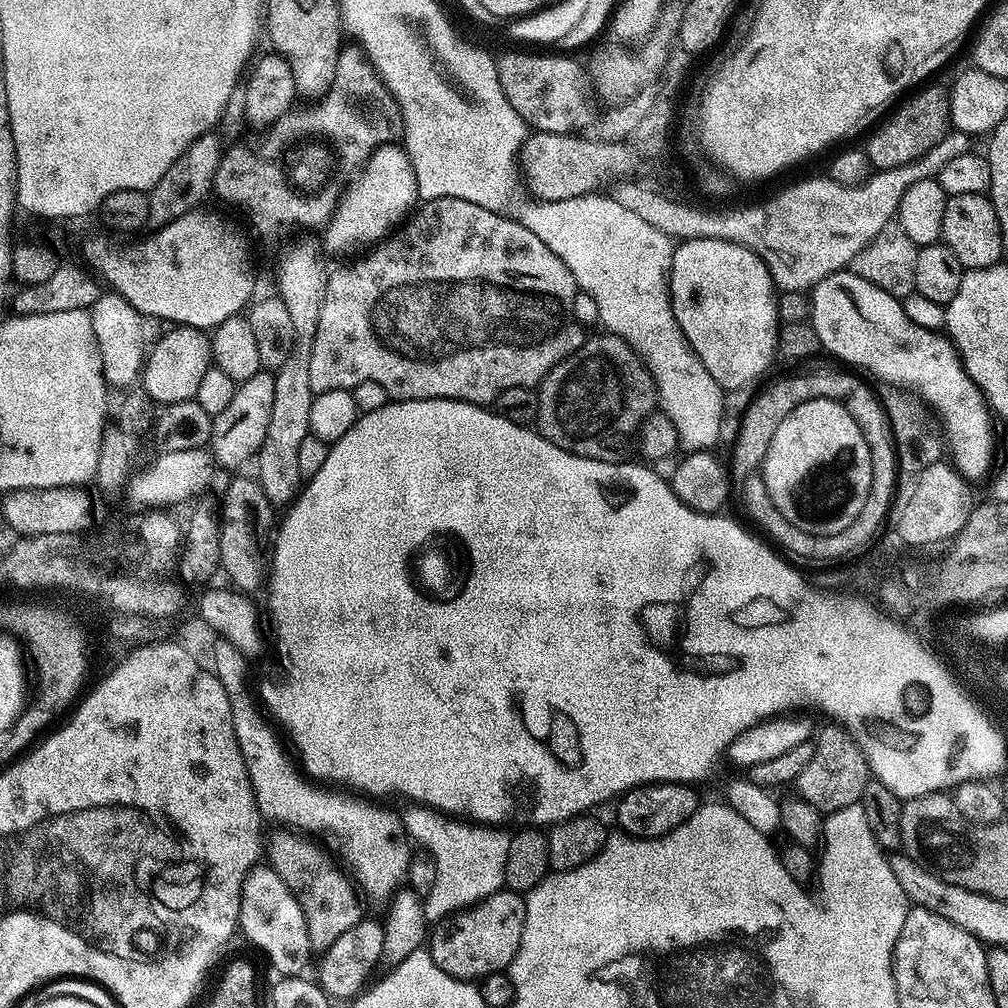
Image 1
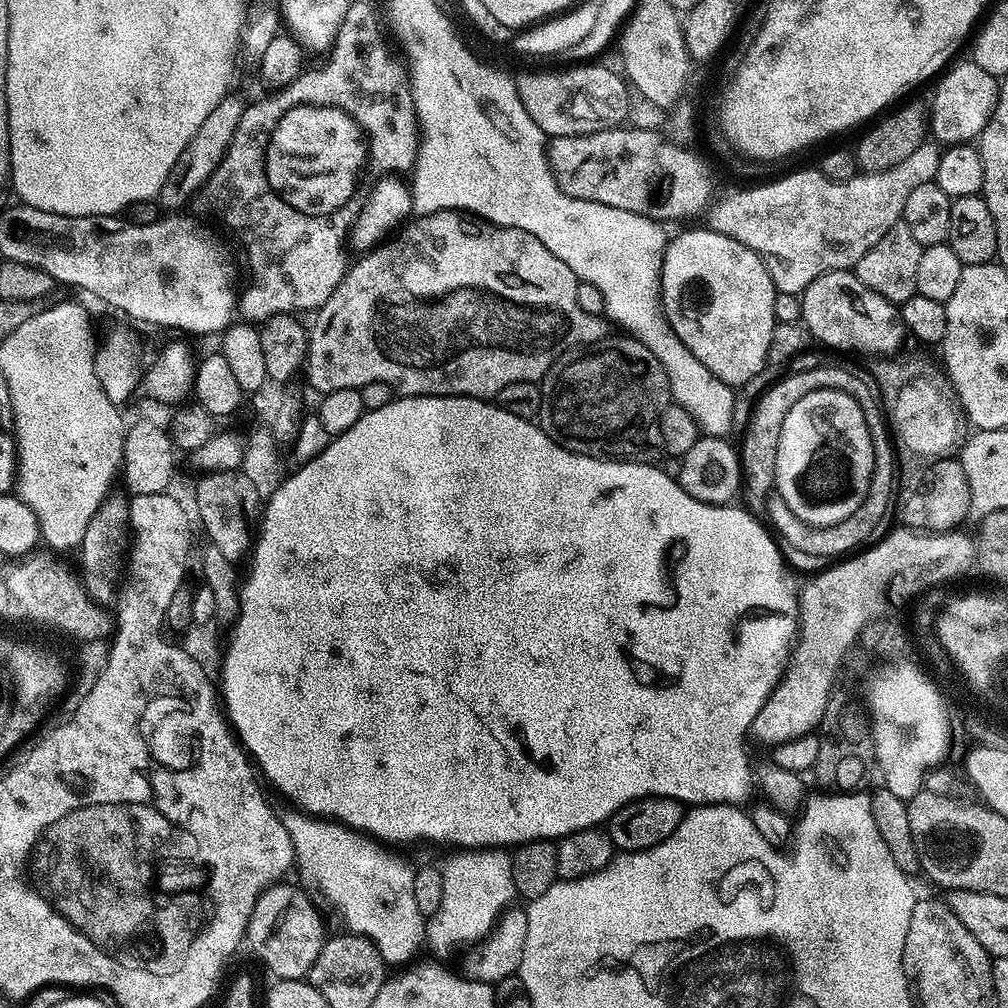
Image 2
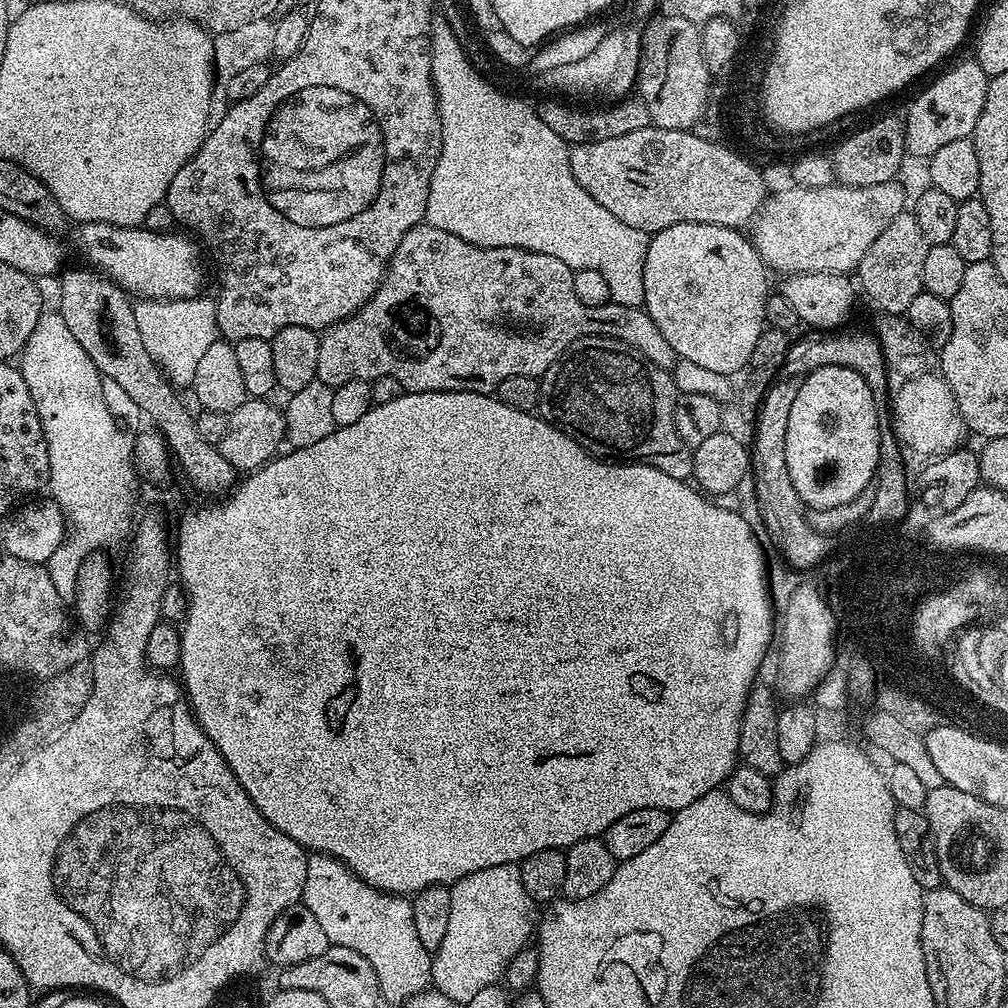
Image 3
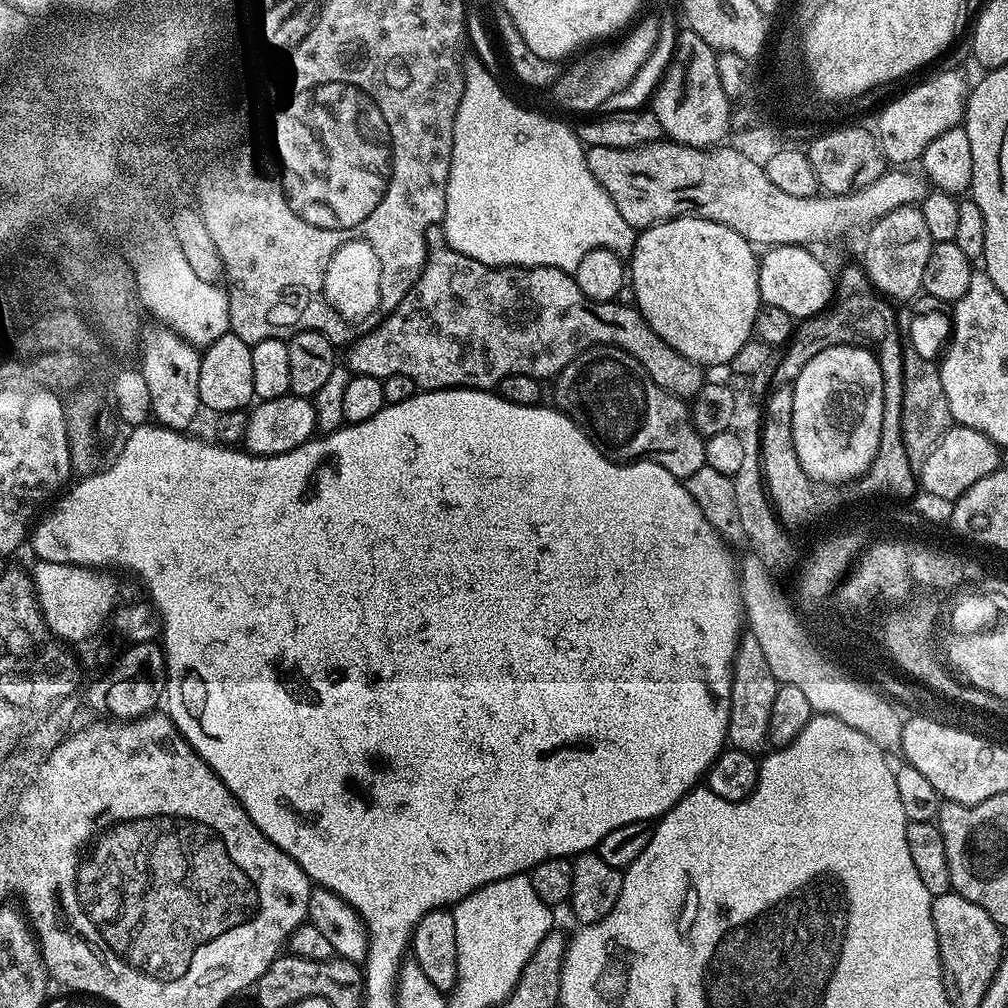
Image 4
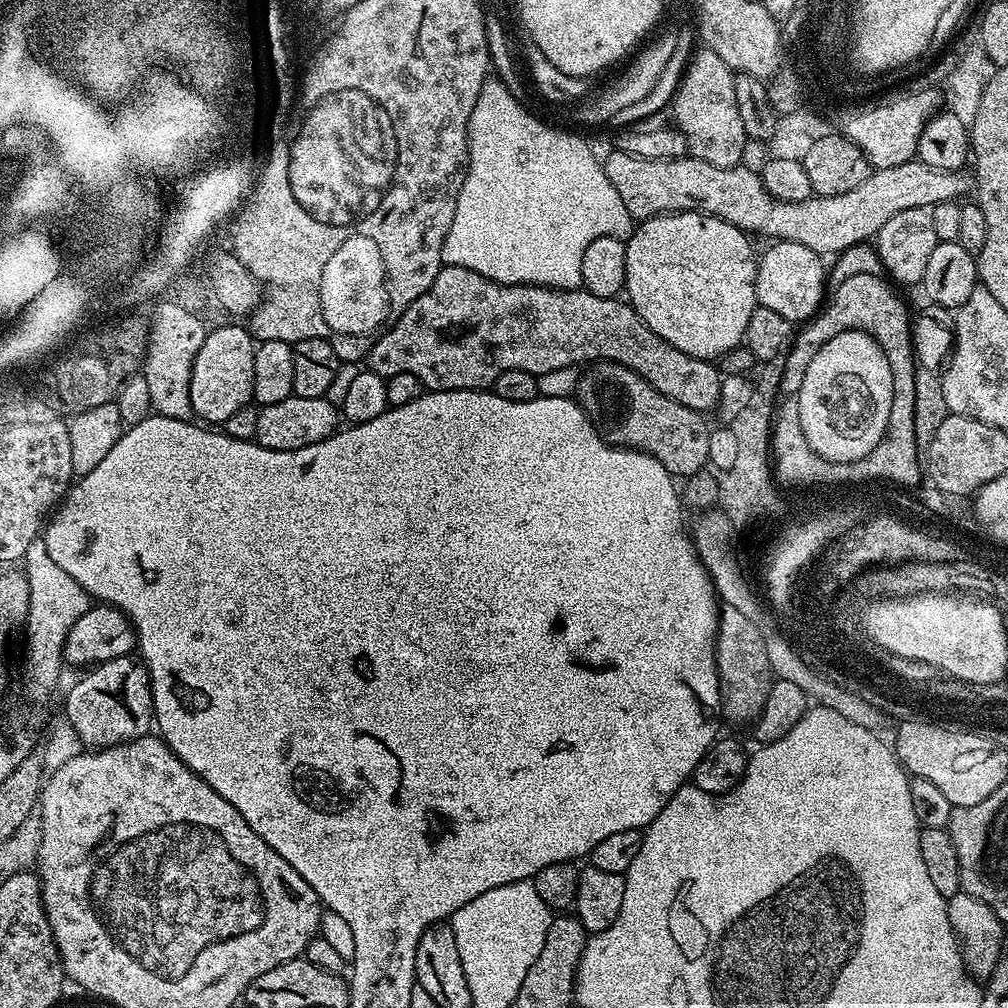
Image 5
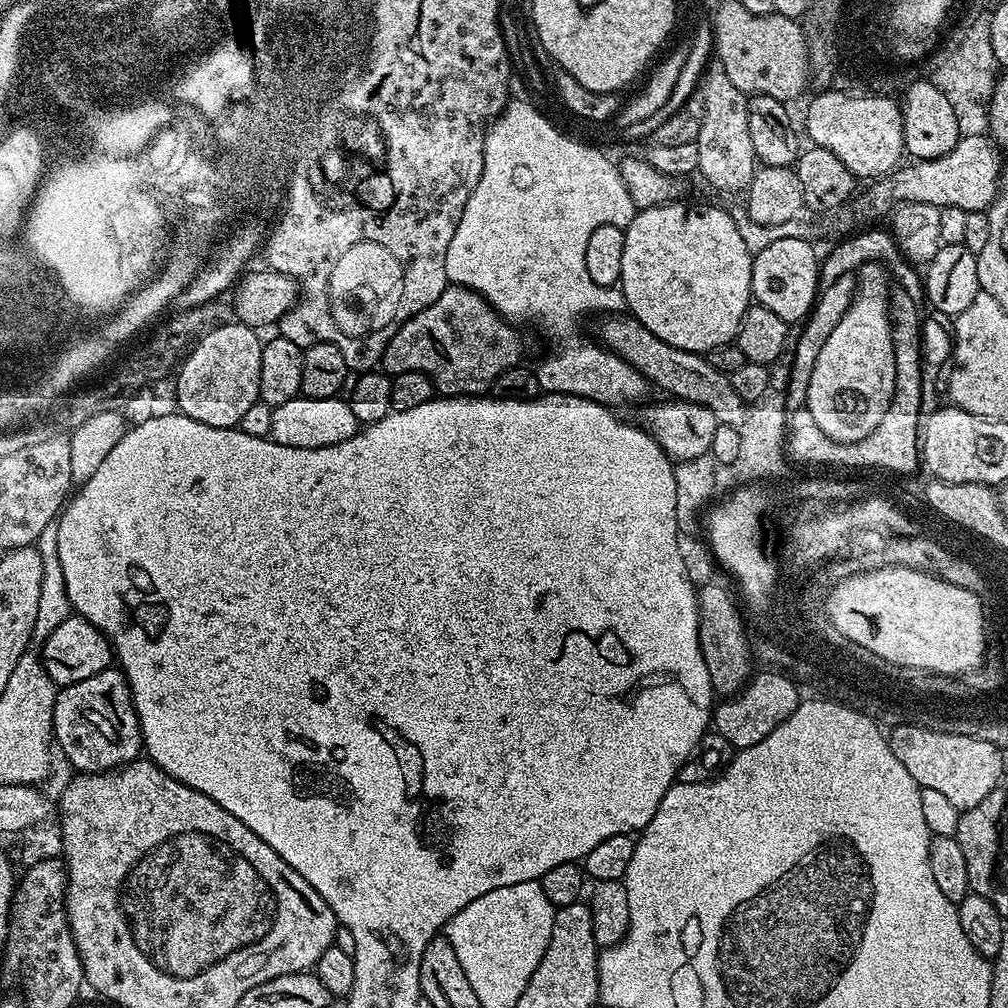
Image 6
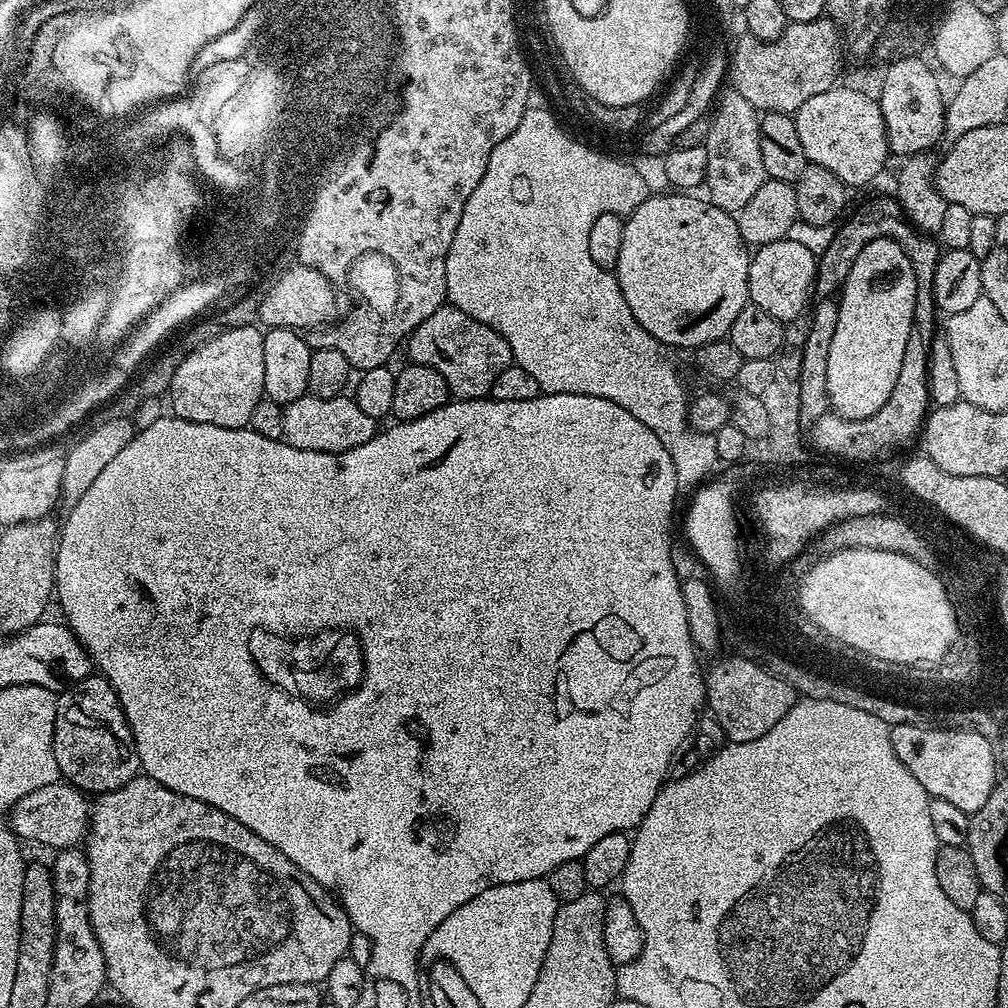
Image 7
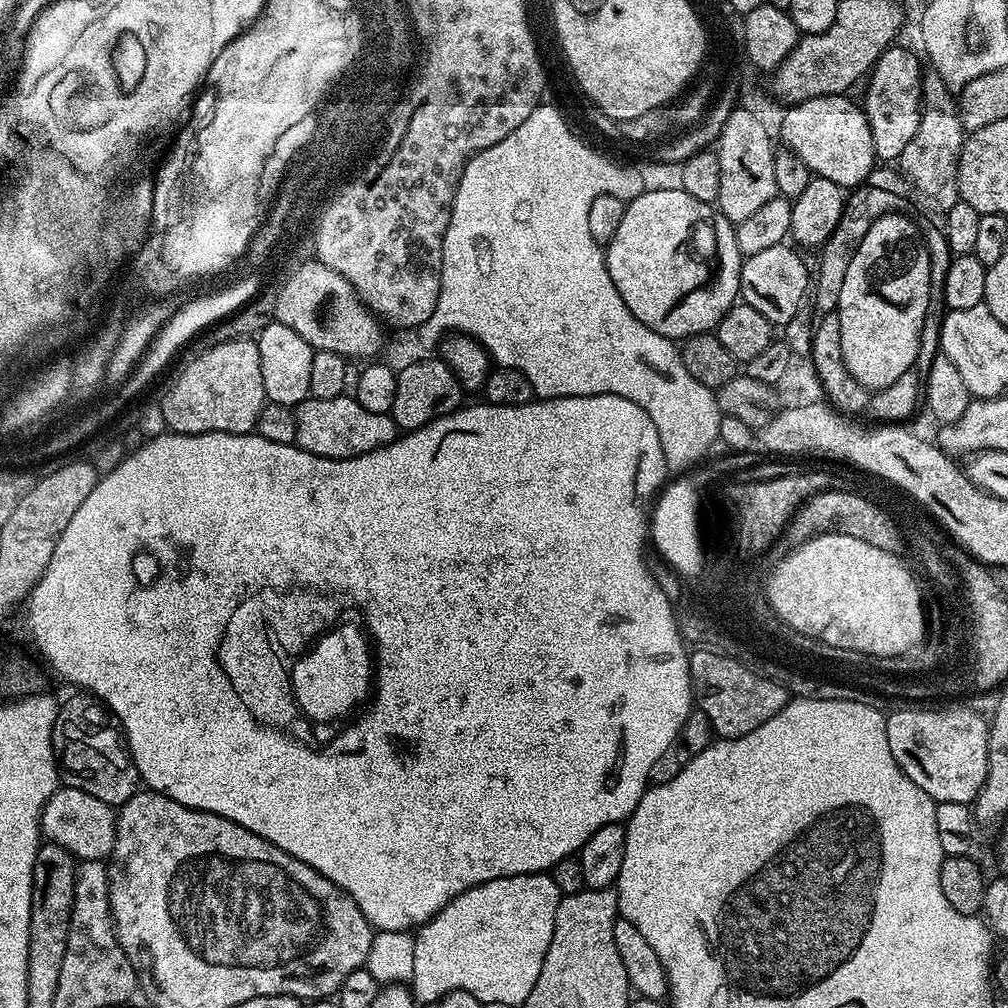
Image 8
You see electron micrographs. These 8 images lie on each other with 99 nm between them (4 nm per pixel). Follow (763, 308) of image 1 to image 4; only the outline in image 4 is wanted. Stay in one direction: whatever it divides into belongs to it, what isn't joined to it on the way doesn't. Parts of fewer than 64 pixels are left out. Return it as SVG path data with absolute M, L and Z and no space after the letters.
M694 215L677 216L675 220L663 220L661 224L653 224L651 228L643 229L637 235L636 245L631 250L630 259L632 259L632 264L630 260L630 292L632 288L633 294L636 295L635 308L644 315L646 322L654 330L654 334L658 334L658 338L662 338L670 346L674 346L674 350L678 350L678 354L690 358L690 362L701 366L709 366L708 364L731 365L738 350L742 350L742 346L746 346L748 341L753 339L754 318L762 303L758 290L760 261L757 249L749 244L746 238L742 238L742 234L730 230L730 226Z

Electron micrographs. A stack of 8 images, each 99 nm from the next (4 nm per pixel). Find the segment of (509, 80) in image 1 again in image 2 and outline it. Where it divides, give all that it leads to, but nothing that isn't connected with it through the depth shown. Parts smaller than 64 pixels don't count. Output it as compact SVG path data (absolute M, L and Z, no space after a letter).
M580 62L569 72L524 72L515 77L518 98L522 98L522 106L526 106L526 114L538 122L545 136L589 136L607 128L619 128L625 123L628 111L632 108L634 92L627 79L619 71L607 68L598 62Z

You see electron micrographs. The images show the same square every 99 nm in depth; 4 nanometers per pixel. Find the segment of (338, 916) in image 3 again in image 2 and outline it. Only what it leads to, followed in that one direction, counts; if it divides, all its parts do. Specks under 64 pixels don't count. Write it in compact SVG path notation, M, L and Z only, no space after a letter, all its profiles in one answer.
M294 810L289 813L289 816L283 817L283 822L290 834L290 842L294 842L294 868L297 873L300 871L299 883L309 893L317 897L320 895L340 915L341 922L348 927L345 929L351 935L364 936L370 941L378 950L378 954L382 954L385 965L404 966L415 961L416 951L423 949L426 944L426 918L418 910L418 902L414 898L416 868L396 856L391 856L387 847L381 846L363 833Z

